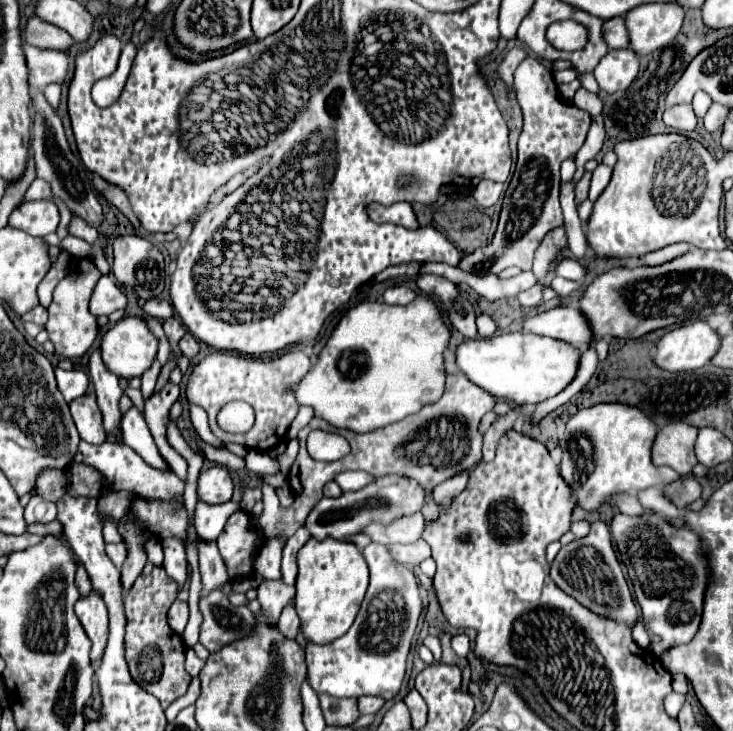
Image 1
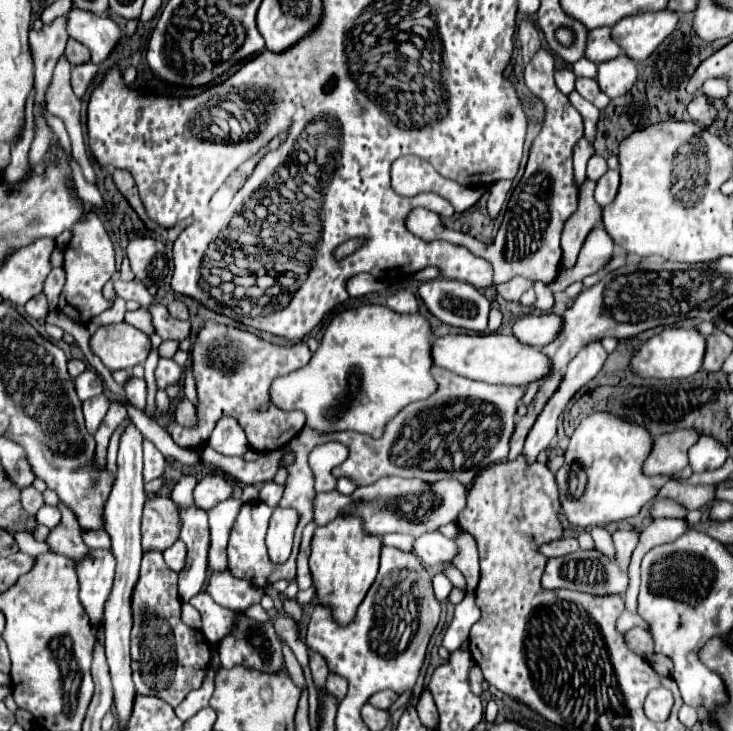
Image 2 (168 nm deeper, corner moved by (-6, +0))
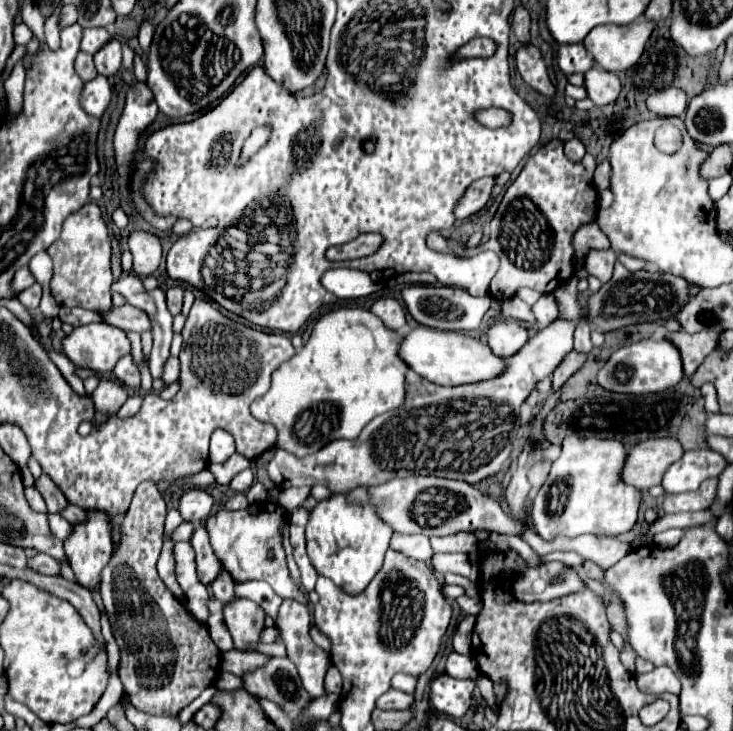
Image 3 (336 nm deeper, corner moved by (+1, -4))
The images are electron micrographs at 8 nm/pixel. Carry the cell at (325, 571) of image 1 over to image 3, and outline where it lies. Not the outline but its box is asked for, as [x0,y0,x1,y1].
[307,487,391,593]

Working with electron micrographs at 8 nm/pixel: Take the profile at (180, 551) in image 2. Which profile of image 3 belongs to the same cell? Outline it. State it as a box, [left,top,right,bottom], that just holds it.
[175,543,205,587]

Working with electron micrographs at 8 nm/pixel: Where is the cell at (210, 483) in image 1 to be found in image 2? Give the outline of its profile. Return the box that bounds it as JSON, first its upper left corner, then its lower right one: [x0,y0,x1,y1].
[194,473,232,509]

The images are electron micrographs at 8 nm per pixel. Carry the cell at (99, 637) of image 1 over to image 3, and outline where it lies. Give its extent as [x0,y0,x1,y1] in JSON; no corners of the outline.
[63,509,113,589]

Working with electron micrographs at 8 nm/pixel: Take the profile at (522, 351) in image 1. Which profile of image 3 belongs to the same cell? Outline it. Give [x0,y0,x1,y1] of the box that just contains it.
[399,325,505,387]

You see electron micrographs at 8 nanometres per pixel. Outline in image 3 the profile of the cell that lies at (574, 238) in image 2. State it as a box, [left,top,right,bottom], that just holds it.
[573,223,609,269]

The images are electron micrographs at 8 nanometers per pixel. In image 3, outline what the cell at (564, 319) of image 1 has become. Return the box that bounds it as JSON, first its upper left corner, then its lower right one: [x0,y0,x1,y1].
[485,321,529,359]

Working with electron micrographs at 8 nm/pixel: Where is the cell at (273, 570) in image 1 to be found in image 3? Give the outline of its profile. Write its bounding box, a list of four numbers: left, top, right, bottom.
[277,599,331,699]

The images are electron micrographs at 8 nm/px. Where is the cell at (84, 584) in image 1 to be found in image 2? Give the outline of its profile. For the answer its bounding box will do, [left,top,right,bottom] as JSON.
[46,503,90,563]

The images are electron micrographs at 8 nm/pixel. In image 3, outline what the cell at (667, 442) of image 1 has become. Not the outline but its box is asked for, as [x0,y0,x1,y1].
[621,437,683,491]

